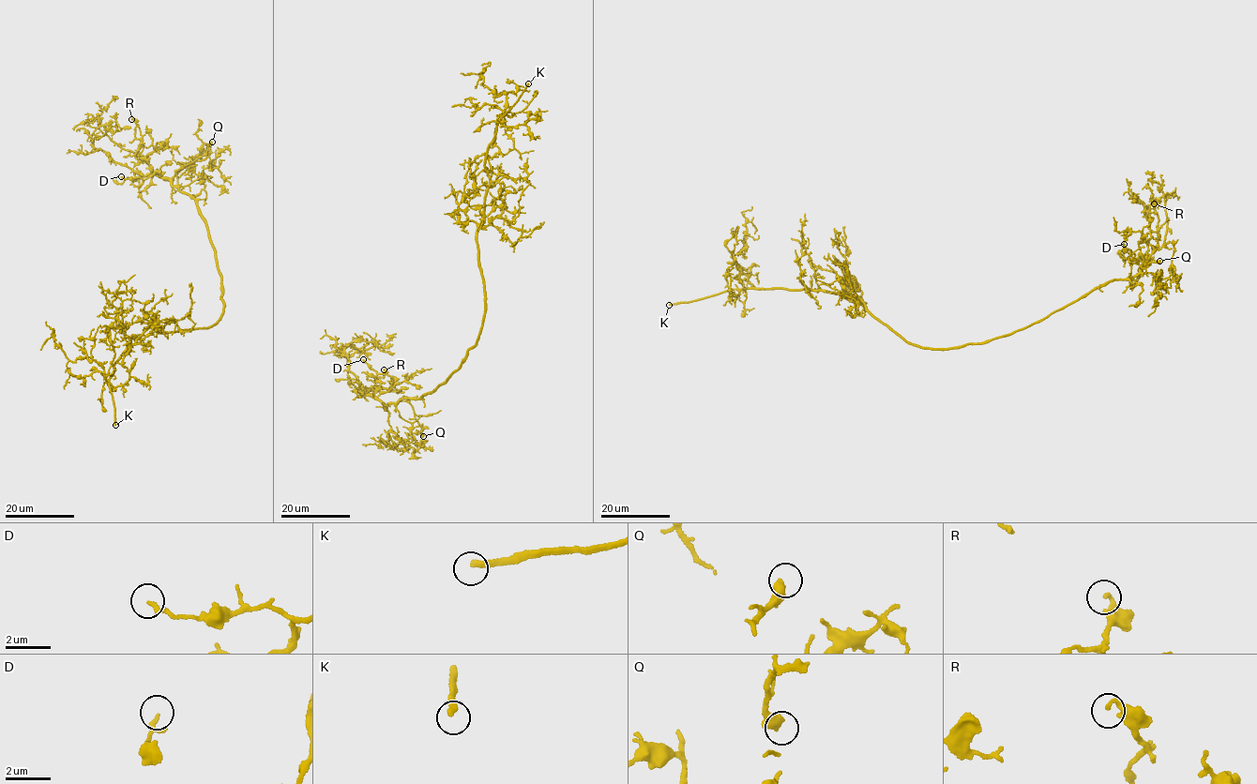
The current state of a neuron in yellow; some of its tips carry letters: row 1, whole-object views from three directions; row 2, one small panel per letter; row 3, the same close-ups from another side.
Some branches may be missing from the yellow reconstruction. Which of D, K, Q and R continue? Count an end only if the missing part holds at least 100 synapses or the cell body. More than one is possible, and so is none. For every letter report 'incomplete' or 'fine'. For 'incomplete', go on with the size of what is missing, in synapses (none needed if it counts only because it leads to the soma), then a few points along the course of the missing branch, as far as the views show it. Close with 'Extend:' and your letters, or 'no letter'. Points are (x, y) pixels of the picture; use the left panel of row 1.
D: fine
K: incomplete; course (115, 425), (118, 417), (124, 420), (132, 431), (81, 408), (76, 412), (76, 409)
Q: fine
R: fine
Extend: K

